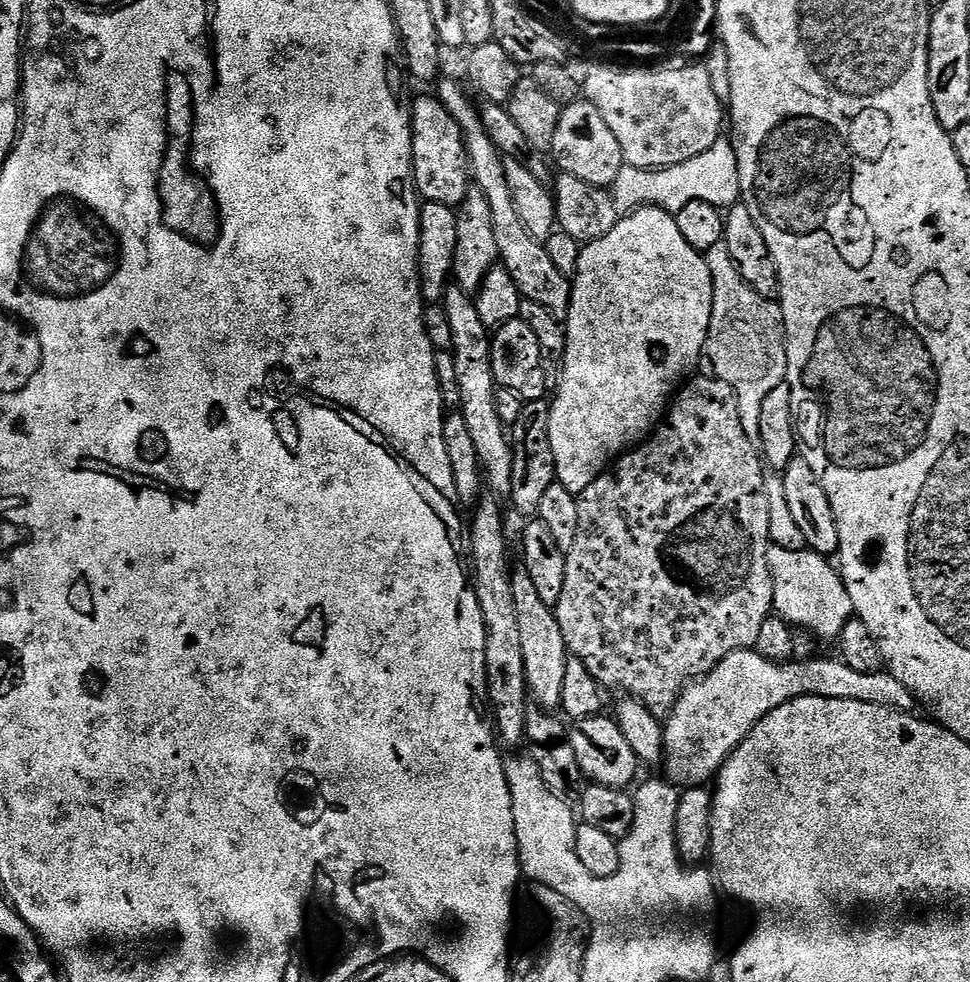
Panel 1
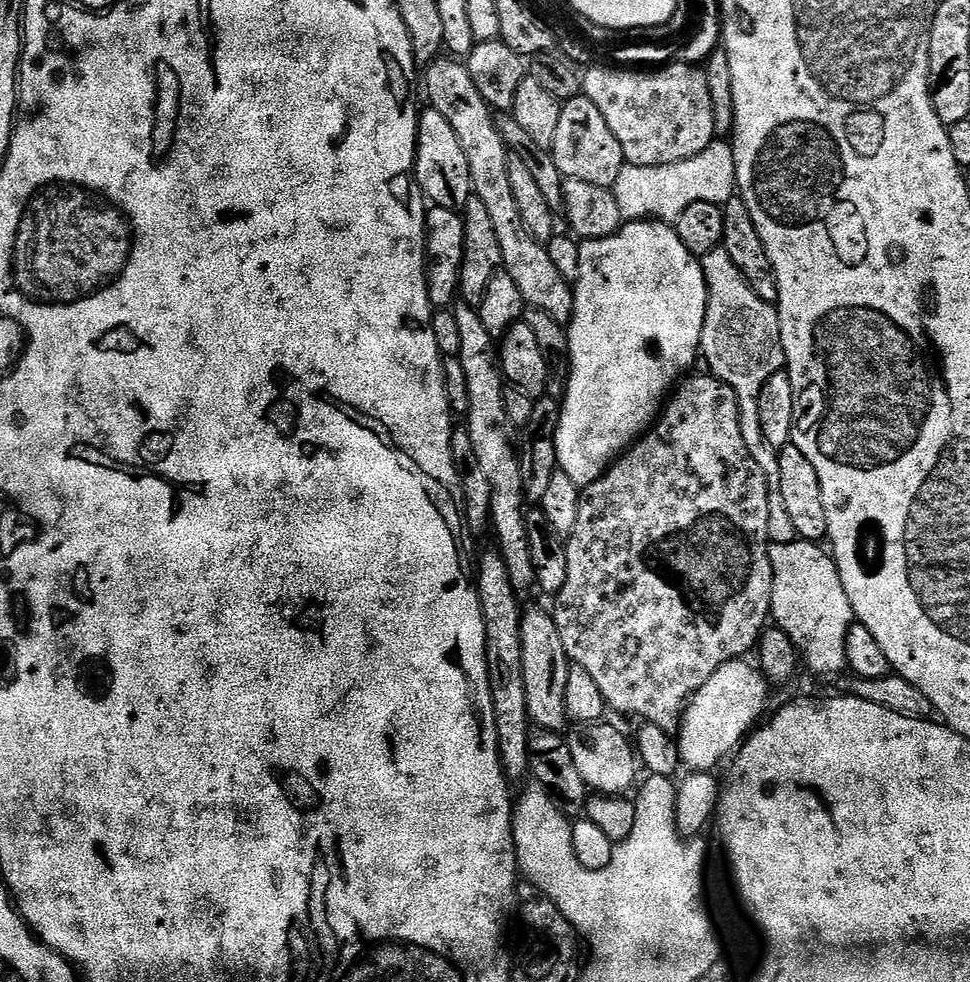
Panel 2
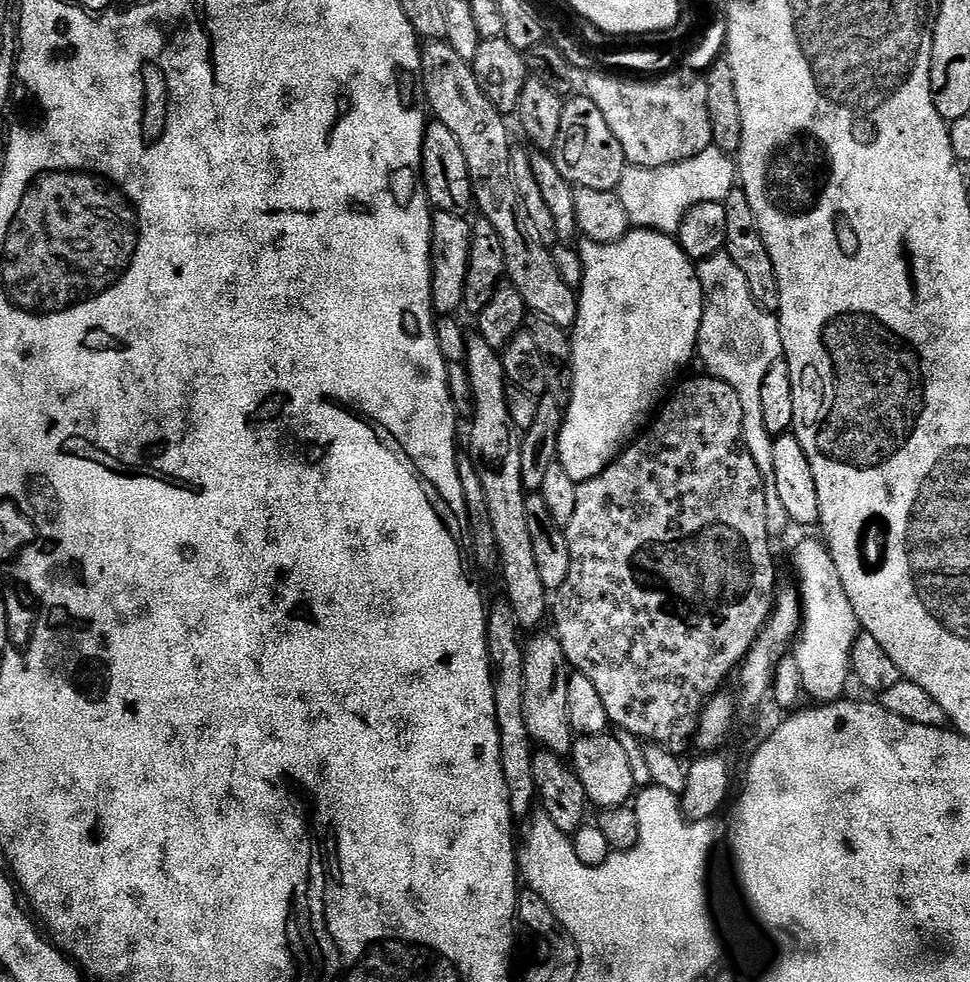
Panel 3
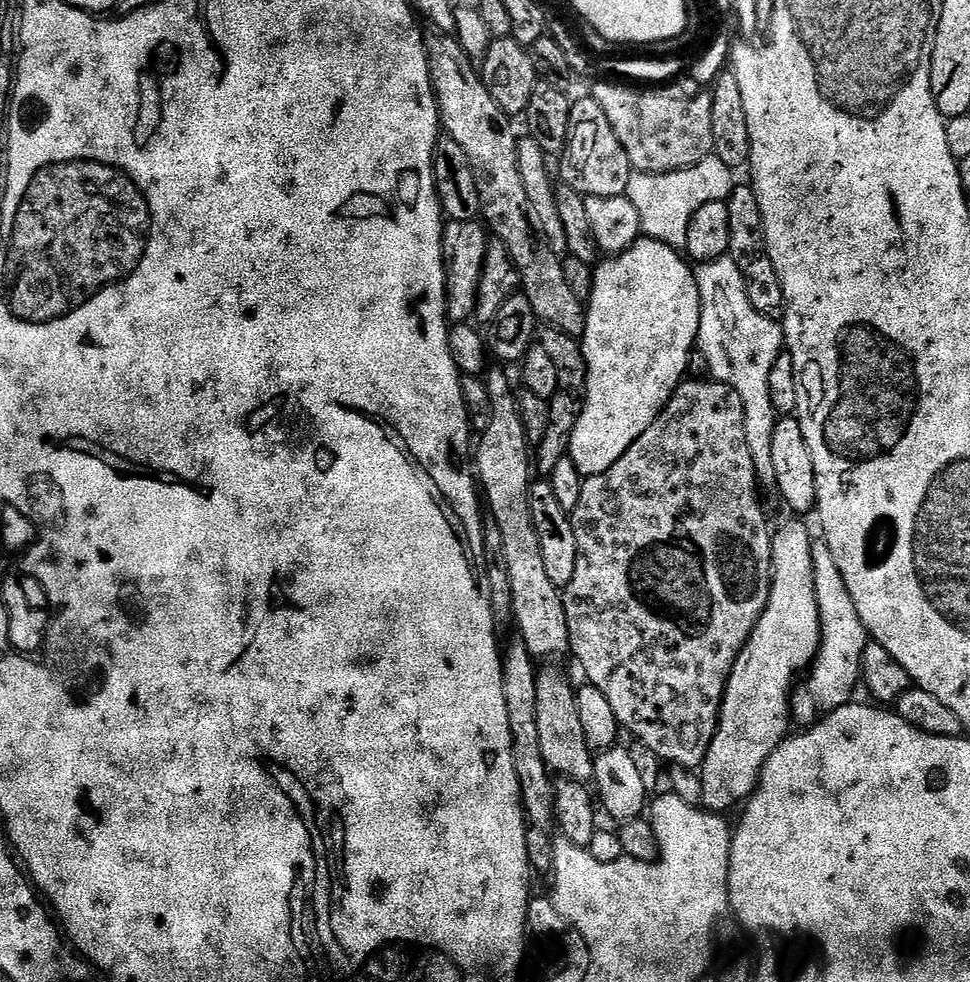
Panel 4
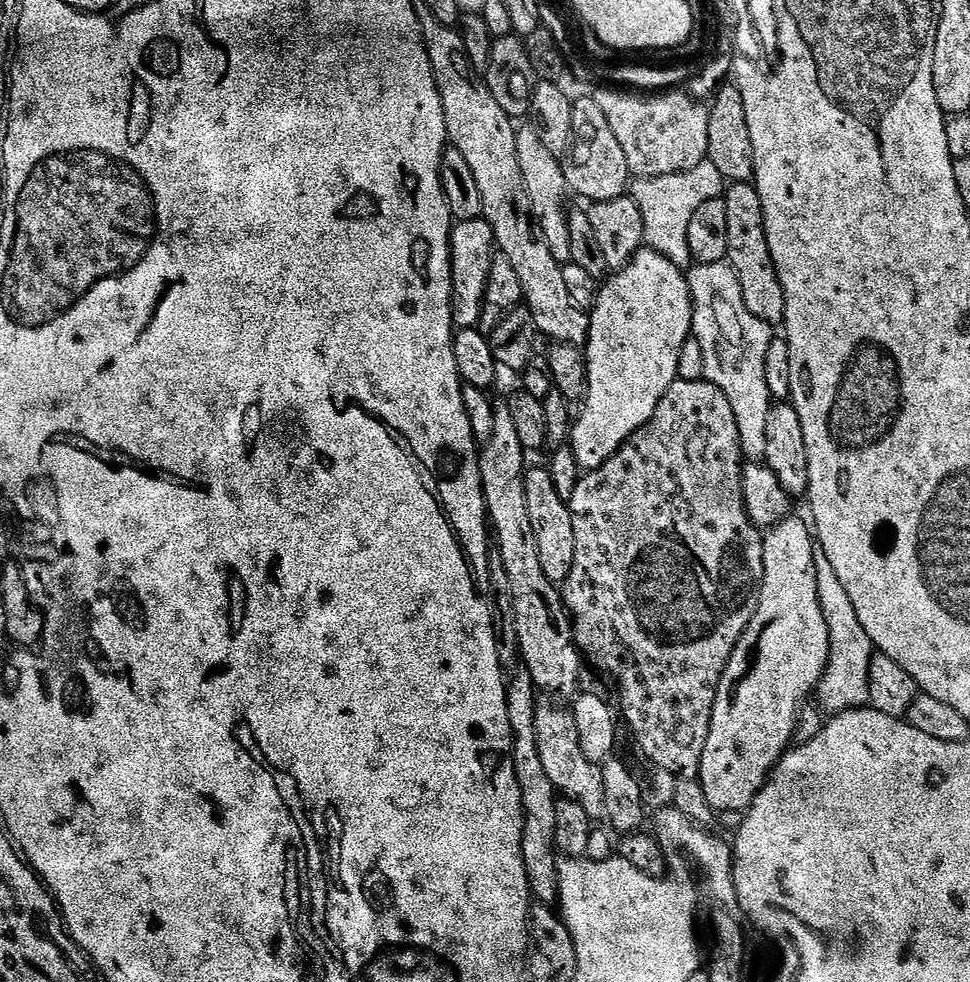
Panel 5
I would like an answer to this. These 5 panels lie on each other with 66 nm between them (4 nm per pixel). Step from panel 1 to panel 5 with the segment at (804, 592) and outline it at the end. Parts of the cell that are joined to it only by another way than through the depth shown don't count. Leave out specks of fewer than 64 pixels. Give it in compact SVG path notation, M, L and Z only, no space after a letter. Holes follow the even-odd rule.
M817 547L814 566L818 578L818 602L822 606L822 618L826 618L826 630L830 634L828 665L816 688L814 700L825 717L831 718L855 712L857 708L863 708L868 704L870 658L874 654L874 649L870 634L866 634L862 622L858 622L858 614L854 610L854 602L850 602L850 594L846 594L846 586L842 586L838 574L834 574L830 558L826 558L826 550Z

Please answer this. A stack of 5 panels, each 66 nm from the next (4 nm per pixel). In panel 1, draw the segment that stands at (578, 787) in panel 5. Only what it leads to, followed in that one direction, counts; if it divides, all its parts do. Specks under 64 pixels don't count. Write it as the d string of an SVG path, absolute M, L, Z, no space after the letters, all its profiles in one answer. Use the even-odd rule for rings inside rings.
M523 566L513 571L512 585L514 586L514 603L518 610L518 627L522 638L522 658L526 658L526 678L531 697L539 704L539 707L545 710L559 709L562 690L566 682L566 662L570 659L568 647L562 638L562 626L558 626L558 618L553 605L542 602L542 597L538 595L533 579Z

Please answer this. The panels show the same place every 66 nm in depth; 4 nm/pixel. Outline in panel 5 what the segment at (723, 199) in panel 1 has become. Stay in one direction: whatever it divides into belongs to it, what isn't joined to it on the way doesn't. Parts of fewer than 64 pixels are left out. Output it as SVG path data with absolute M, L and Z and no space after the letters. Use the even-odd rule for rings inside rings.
M707 159L694 166L694 170L686 170L682 174L666 174L662 178L649 180L637 179L631 185L630 195L638 210L642 210L645 245L662 254L662 258L674 266L681 270L687 269L693 263L690 254L690 221L701 208L702 202L721 199L725 188L722 174L718 174L718 169Z

